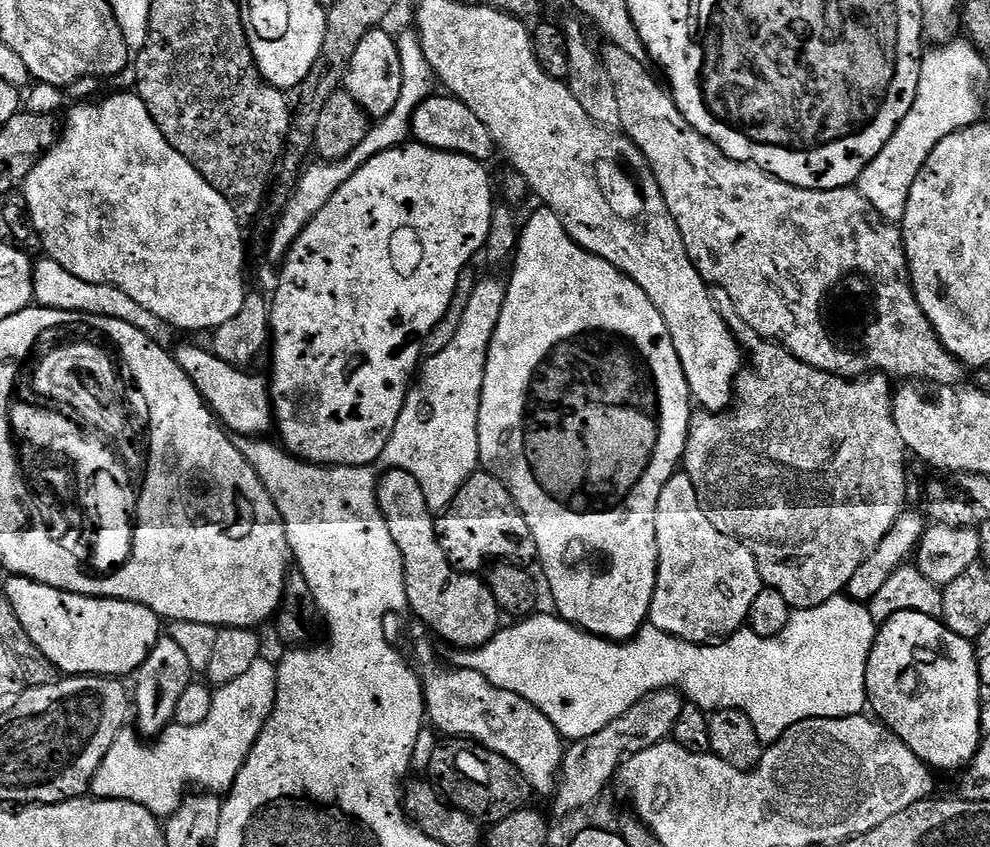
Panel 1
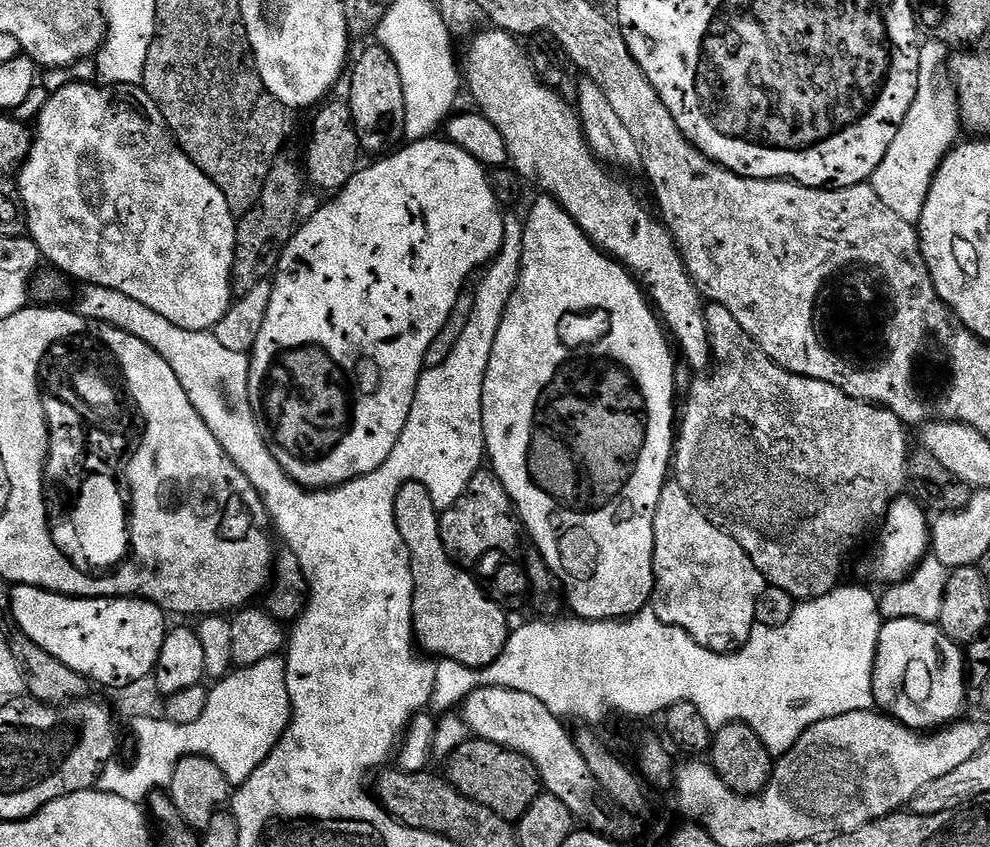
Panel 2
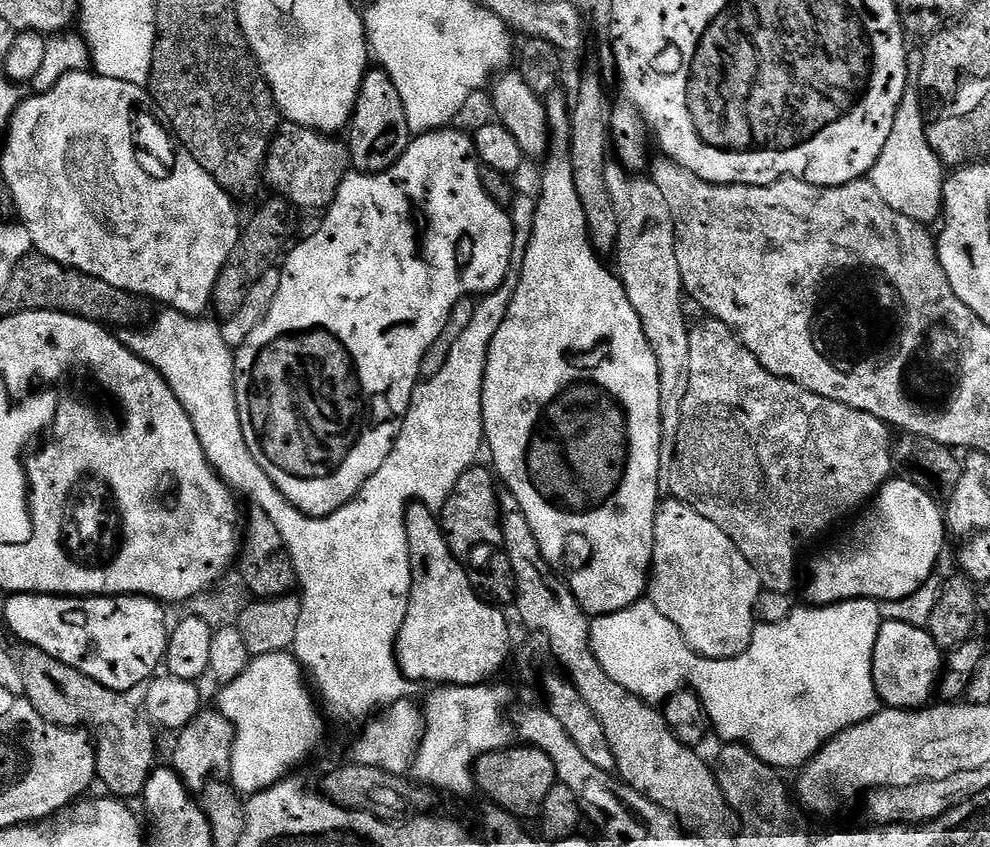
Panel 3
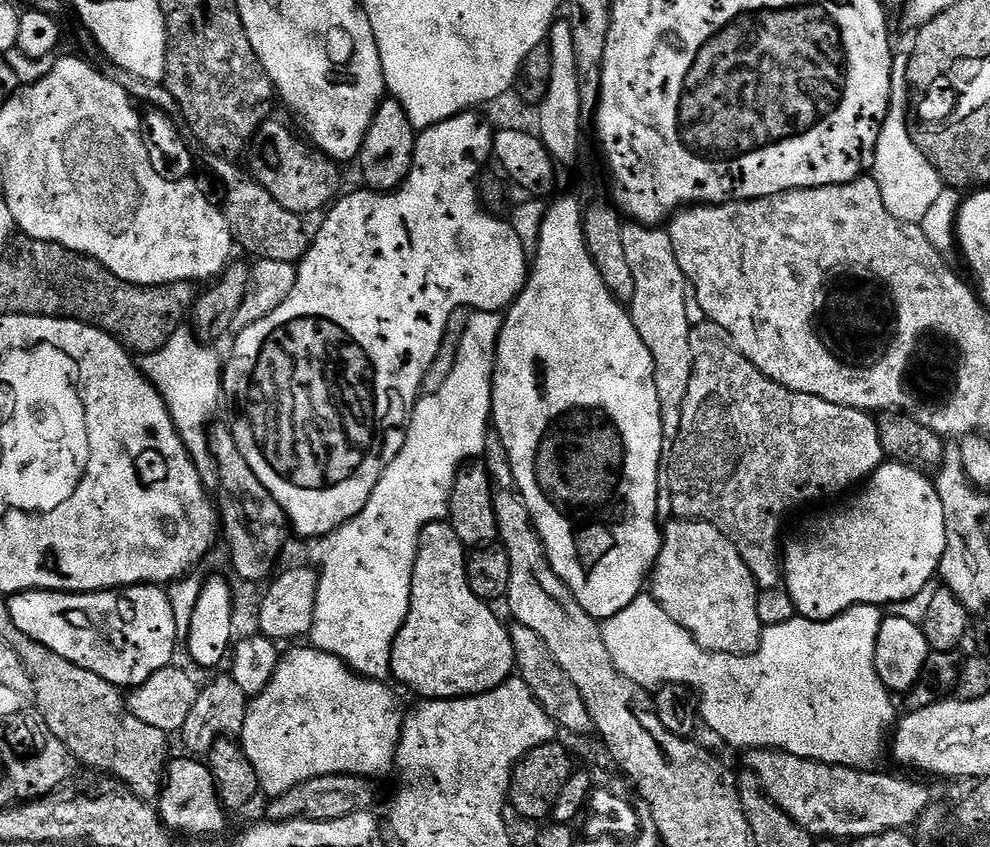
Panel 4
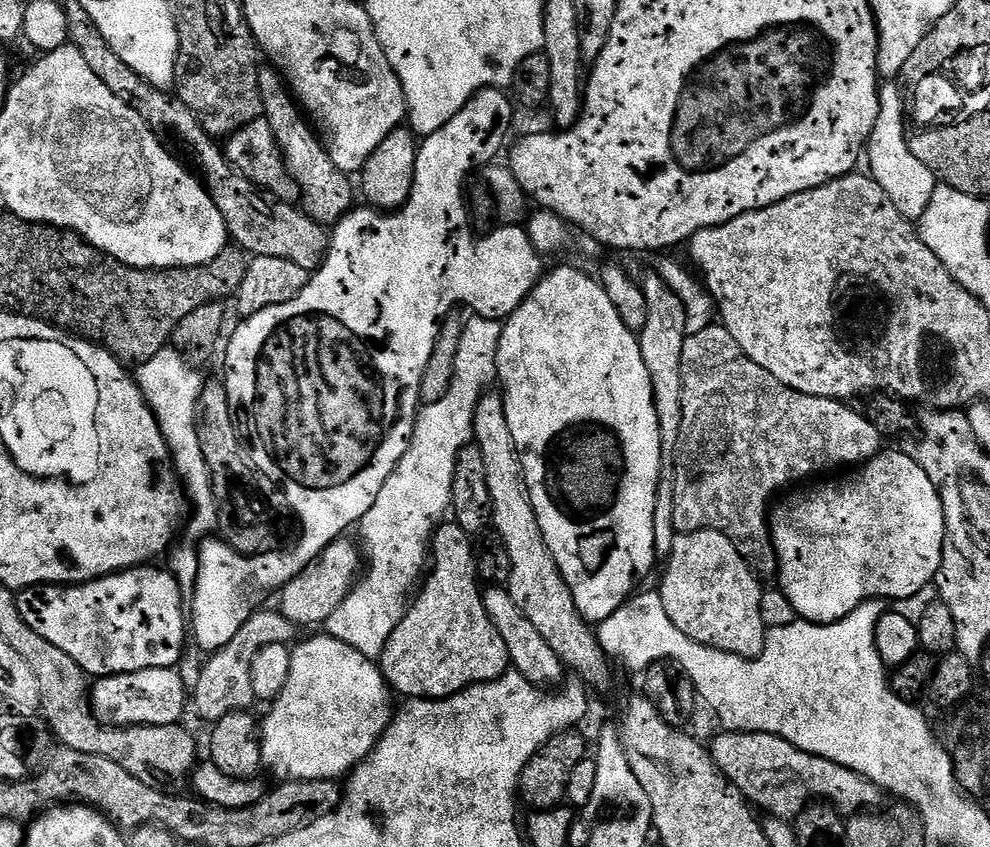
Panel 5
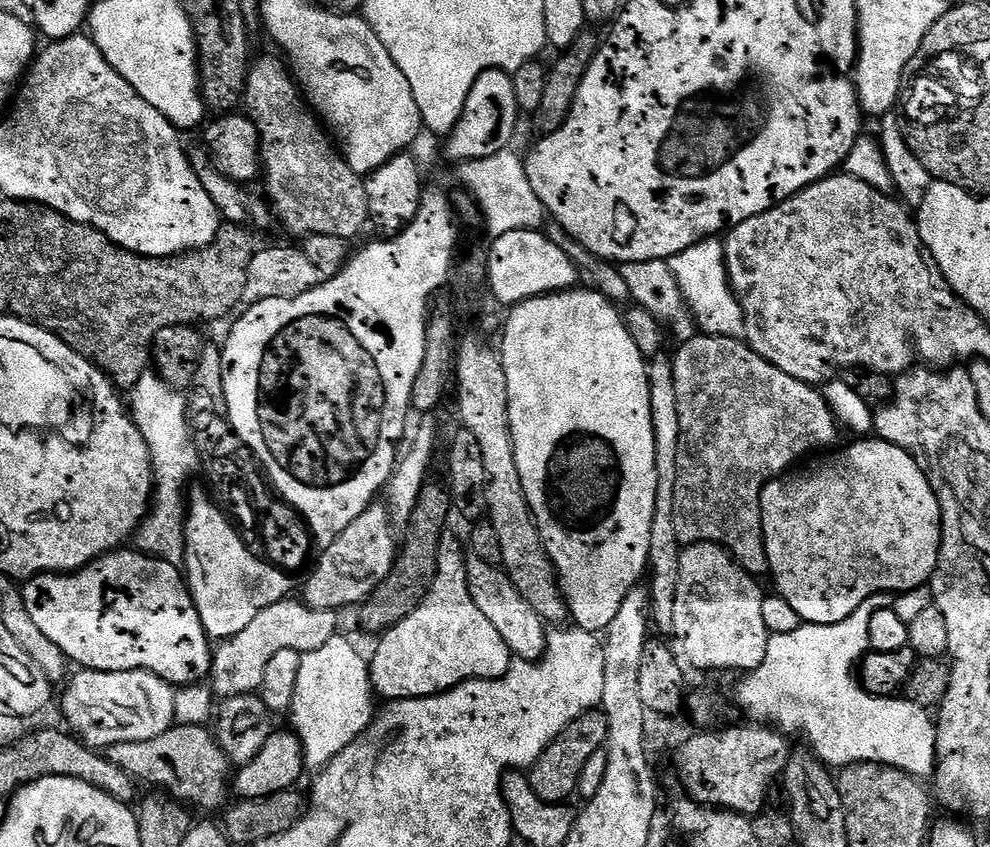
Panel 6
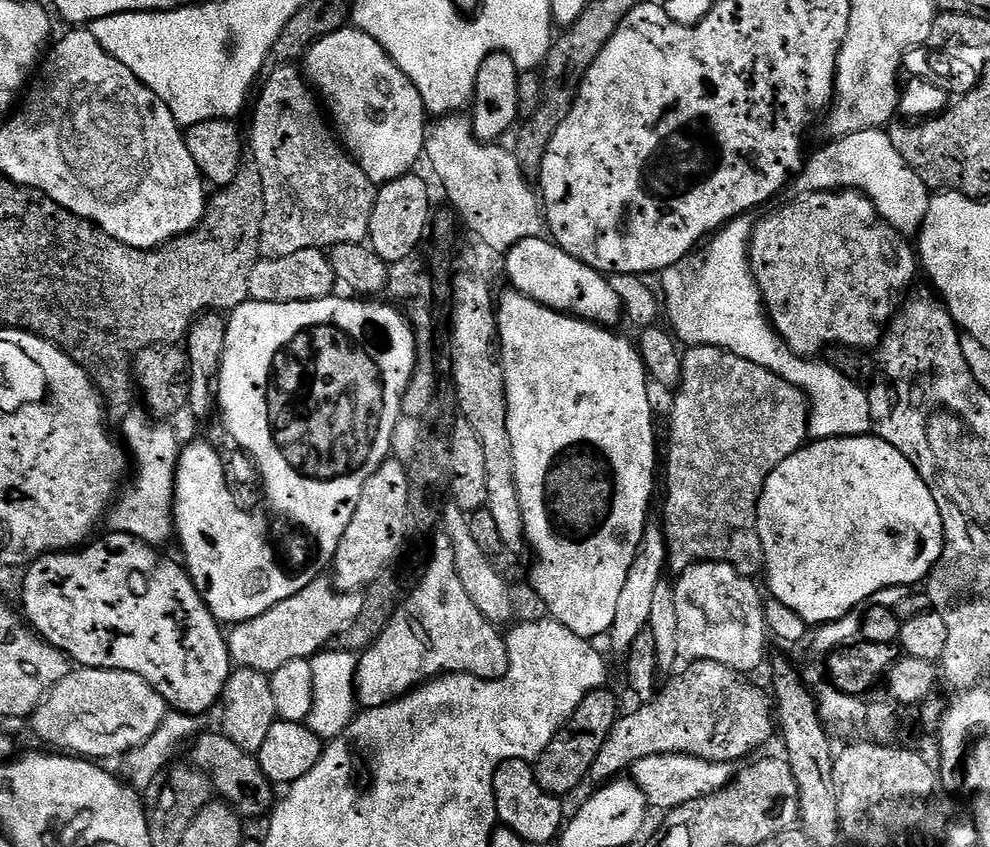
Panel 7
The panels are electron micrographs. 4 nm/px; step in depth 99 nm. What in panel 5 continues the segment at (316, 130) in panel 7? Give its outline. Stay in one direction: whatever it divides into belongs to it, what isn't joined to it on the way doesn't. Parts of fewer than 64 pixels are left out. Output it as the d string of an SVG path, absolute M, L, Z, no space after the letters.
M272 66L261 67L259 86L260 86L260 89L262 90L262 98L264 99L263 119L268 120L270 122L270 130L274 130L274 138L277 140L277 142L280 143L280 149L282 150L282 154L284 155L284 161L286 162L286 166L289 168L290 171L292 171L292 176L295 178L296 183L299 184L302 189L303 211L307 212L308 215L311 216L313 220L316 220L317 222L319 222L319 224L322 224L325 226L334 226L338 221L342 219L342 217L344 217L344 215L352 211L354 207L354 201L352 201L352 188L354 192L354 184L353 184L353 181L352 181L352 184L350 181L348 181L348 180L351 180L349 173L343 172L342 170L338 170L338 166L334 166L334 162L330 158L330 154L328 153L328 151L325 150L323 143L315 127L313 127L313 125L309 123L309 121L306 119L305 113L301 111L301 109L298 107L297 101L294 99L284 77L281 76L280 73L276 71L275 67L272 67Z

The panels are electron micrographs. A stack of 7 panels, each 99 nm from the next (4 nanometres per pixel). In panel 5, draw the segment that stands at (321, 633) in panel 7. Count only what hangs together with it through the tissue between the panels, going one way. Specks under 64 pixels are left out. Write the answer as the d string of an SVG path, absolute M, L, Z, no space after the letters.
M261 610L252 615L240 627L238 634L234 634L234 638L226 642L226 646L211 653L203 661L201 681L190 692L190 700L193 705L196 703L197 714L204 720L215 722L226 718L226 714L231 712L249 711L253 707L251 704L254 704L250 670L258 650L275 644L291 645L297 639L296 632L294 625L279 610Z

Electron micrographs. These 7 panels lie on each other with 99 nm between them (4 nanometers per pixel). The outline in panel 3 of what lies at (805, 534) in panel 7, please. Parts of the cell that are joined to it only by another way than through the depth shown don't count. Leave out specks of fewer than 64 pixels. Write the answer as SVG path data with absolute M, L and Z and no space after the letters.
M889 479L880 487L871 505L872 517L864 520L856 528L856 537L849 544L841 546L837 552L824 556L816 564L812 577L808 580L808 596L813 605L841 604L843 600L887 600L904 599L914 594L919 587L934 576L936 563L944 552L946 537L946 516L936 505L936 500L924 488L919 488L912 480Z

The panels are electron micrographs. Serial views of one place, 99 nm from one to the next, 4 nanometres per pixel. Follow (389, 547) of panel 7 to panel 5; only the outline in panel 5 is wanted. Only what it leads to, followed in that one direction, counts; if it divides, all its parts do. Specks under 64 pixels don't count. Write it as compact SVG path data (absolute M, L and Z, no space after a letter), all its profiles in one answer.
M341 538L335 540L330 546L326 546L324 553L308 565L305 572L298 574L298 578L294 578L286 587L280 589L278 610L294 626L323 625L330 618L330 614L338 610L338 606L357 583L358 573L362 568L362 552L355 539L354 541L348 539Z

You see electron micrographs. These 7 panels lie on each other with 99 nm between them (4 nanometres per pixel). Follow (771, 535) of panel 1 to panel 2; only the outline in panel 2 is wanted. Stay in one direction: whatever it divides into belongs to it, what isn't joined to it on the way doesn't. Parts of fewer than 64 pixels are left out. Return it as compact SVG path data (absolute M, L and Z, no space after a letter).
M709 303L704 310L704 322L708 331L708 346L711 359L716 359L716 365L709 376L696 380L688 392L688 401L678 416L678 431L674 436L674 451L670 461L674 482L694 502L698 511L714 526L718 526L754 562L754 566L763 574L765 581L778 590L786 590L793 601L803 602L822 598L830 594L841 583L840 571L844 568L844 559L856 548L856 543L868 532L872 523L883 517L888 511L893 499L905 491L906 481L906 451L904 452L905 425L901 424L888 408L868 404L865 400L855 400L842 390L830 386L826 382L818 382L814 378L799 376L793 372L785 372L779 368L756 343L745 334L734 316L721 304Z

